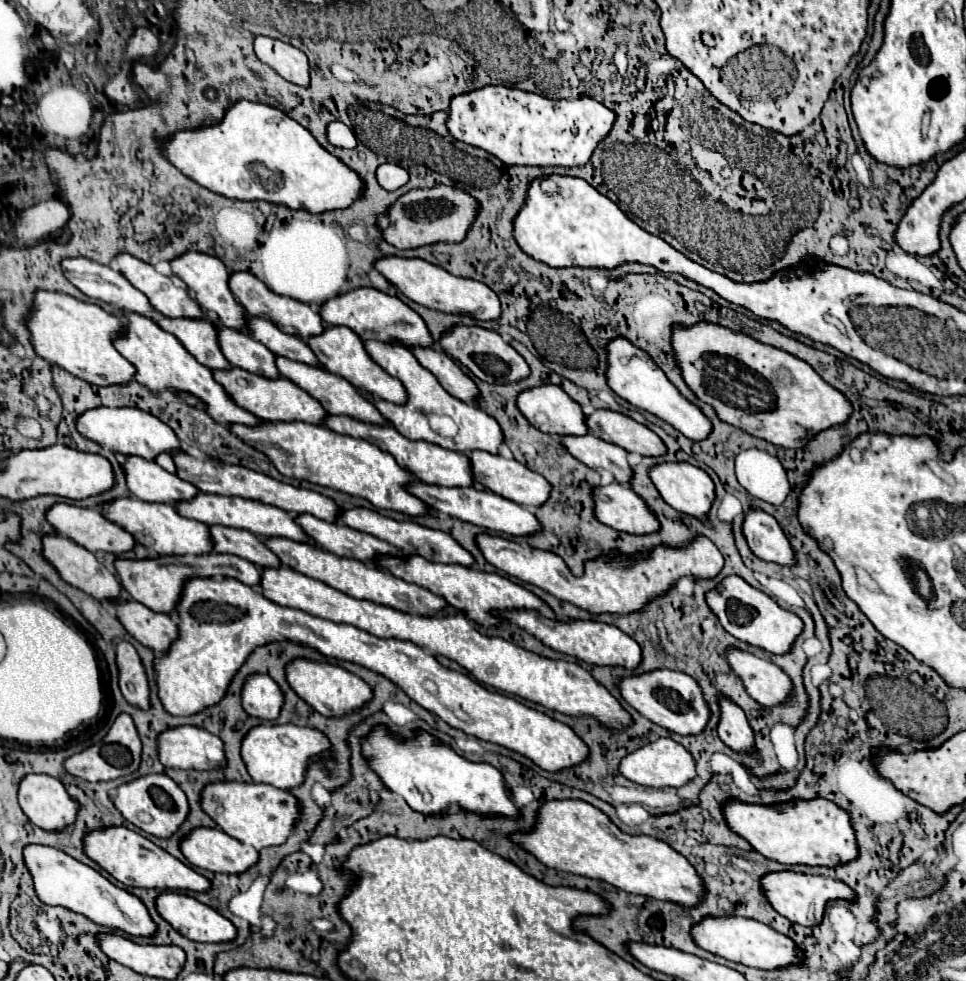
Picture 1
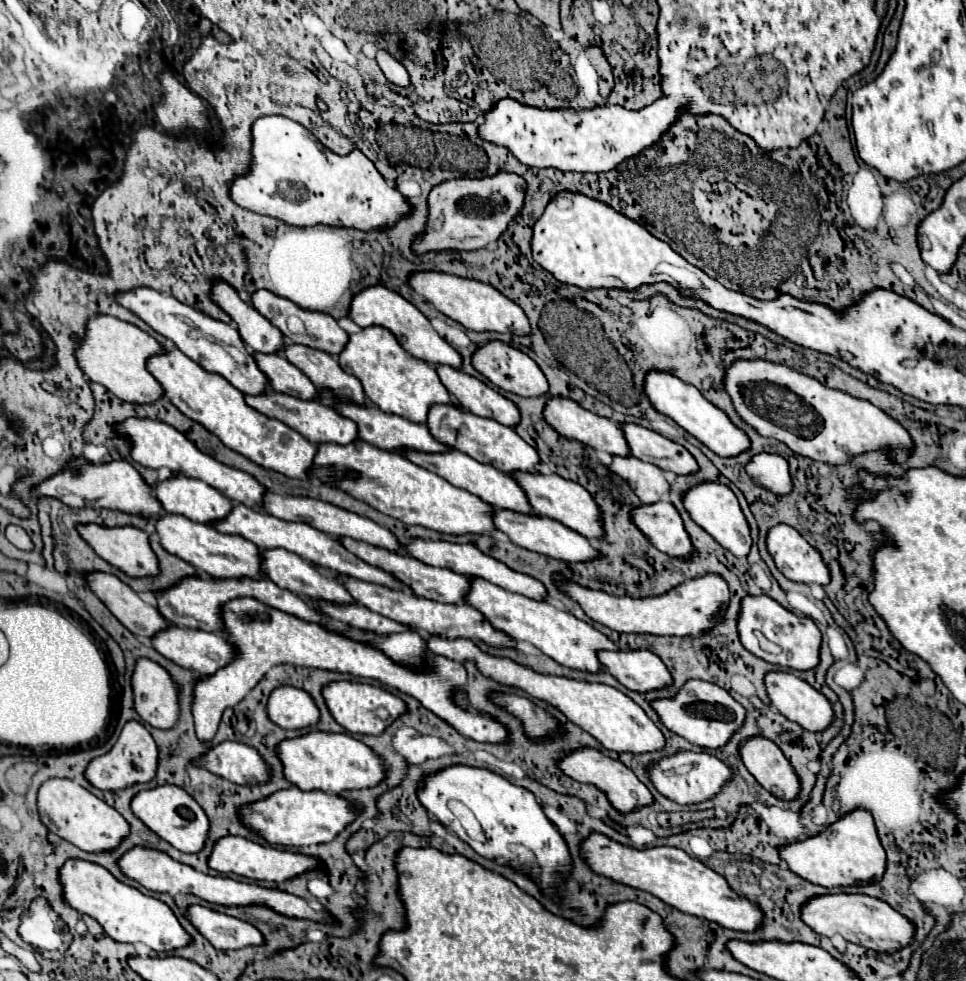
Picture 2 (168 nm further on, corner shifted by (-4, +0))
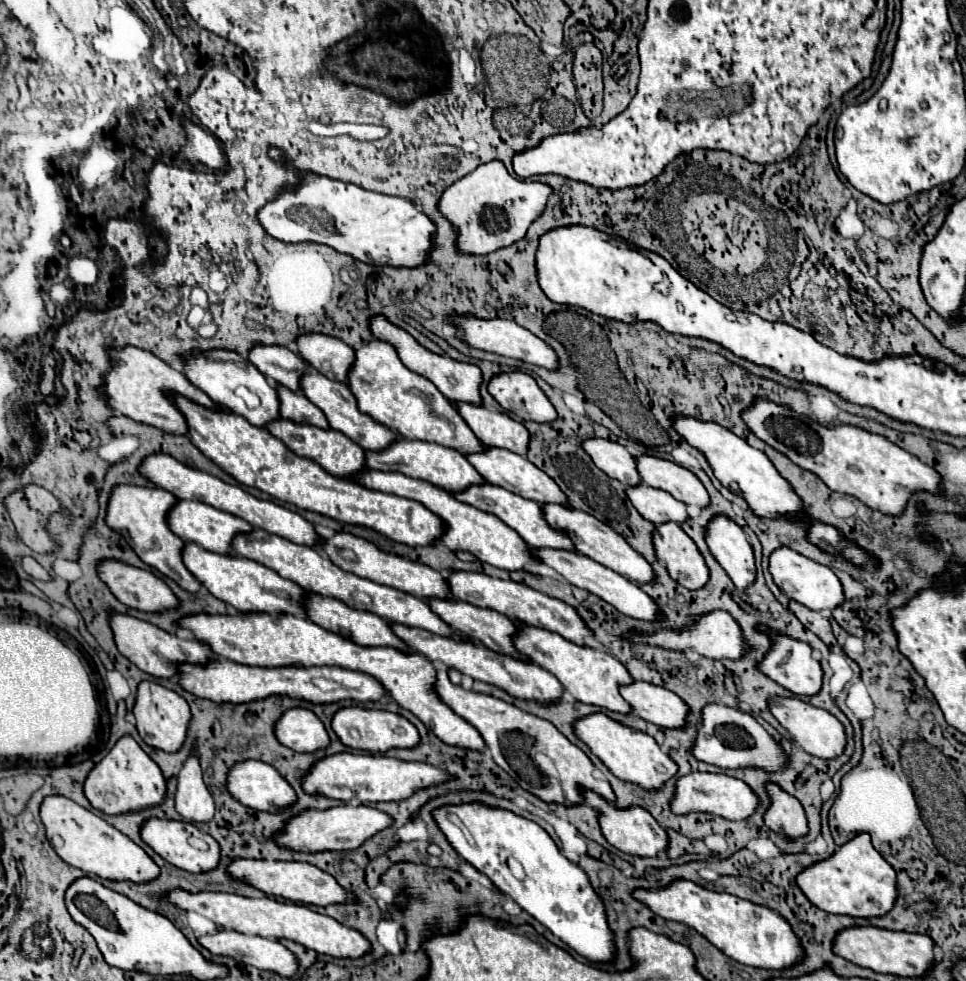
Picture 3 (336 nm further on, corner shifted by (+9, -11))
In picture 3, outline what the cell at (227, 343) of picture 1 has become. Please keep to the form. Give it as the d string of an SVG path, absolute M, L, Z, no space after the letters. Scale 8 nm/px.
M277 385L275 389L279 395L281 417L291 417L291 421L307 421L309 425L329 425L323 411L315 407L303 393L291 391L283 385Z

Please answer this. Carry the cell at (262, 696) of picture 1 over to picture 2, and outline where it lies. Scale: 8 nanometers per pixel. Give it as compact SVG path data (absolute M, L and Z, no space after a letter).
M280 686L268 698L268 716L280 728L302 730L318 724L320 710L308 692L292 686Z

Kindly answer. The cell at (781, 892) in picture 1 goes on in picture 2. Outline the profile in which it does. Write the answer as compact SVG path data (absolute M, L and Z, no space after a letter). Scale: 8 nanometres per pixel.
M830 894L830 896L816 896L802 906L802 920L818 934L834 936L840 934L852 944L860 944L874 952L900 952L902 948L914 942L916 926L912 920L896 912L884 900L870 898L864 894Z

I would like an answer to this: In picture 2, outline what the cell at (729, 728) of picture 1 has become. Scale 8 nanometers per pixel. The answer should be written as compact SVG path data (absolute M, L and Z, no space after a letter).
M750 738L740 746L740 756L750 774L780 800L796 800L800 794L798 774L782 750L766 738Z

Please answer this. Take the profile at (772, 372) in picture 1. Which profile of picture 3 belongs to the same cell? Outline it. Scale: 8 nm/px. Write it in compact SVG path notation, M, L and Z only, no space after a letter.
M755 397L753 403L741 411L741 419L753 435L789 457L801 469L815 473L831 491L853 495L885 515L901 515L907 499L917 489L939 491L939 473L883 435L849 423L827 427L765 397Z

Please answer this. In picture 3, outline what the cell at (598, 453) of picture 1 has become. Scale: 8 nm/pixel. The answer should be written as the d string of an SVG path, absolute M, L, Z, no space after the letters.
M639 483L635 487L627 487L625 493L633 503L633 507L639 511L639 515L655 525L663 521L683 523L687 519L685 505L663 489L655 489L645 483Z

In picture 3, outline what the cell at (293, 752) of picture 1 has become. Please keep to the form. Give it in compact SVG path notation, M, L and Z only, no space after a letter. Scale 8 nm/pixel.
M335 753L315 761L309 771L301 777L301 787L309 795L323 795L329 799L351 801L359 799L363 803L375 801L401 801L411 797L413 791L451 779L449 773L427 763L407 763L401 759L391 759L383 755L359 755L359 753Z

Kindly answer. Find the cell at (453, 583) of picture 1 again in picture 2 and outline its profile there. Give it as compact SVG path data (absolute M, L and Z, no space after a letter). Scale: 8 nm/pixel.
M482 578L472 580L472 590L466 596L468 604L472 604L476 610L480 610L494 628L506 632L514 640L524 640L542 650L546 656L556 660L562 666L568 666L572 670L580 672L600 672L602 664L598 660L600 650L618 650L618 644L614 644L608 636L592 628L590 624L578 620L566 610L560 610L548 602L538 602L528 596L508 592L500 586L494 586Z

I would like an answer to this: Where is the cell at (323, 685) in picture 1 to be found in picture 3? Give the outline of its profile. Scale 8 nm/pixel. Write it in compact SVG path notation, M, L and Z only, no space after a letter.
M341 707L335 711L331 719L331 727L339 741L351 749L385 753L391 747L415 747L419 743L419 733L413 723L409 723L403 715L379 711L379 709L363 709L363 707Z

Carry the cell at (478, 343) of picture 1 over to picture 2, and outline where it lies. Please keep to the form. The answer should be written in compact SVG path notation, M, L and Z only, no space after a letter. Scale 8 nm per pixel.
M502 342L484 344L480 350L474 352L472 364L494 386L498 386L498 388L502 388L506 392L512 392L512 394L518 394L518 396L524 396L524 398L542 396L542 394L548 392L548 380L546 380L544 372L540 370L540 366L530 356L526 356L524 352L520 352L516 348L510 348L508 344L502 344Z

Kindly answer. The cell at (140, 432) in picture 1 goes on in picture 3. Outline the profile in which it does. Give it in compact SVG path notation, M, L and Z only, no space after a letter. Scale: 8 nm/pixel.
M151 453L147 455L141 465L139 465L139 473L153 481L157 487L161 489L167 489L169 493L173 493L177 499L195 499L195 501L203 501L215 509L221 509L221 511L227 511L235 517L241 517L245 519L251 527L259 527L267 533L273 533L273 535L279 535L279 537L285 537L289 541L295 541L295 543L301 543L301 545L315 545L315 541L319 541L319 535L315 533L313 525L309 521L305 521L301 515L273 503L273 501L263 501L263 499L257 499L253 495L249 495L247 491L243 491L239 485L229 485L229 483L223 483L221 479L205 473L205 471L199 471L199 469L191 469L183 463L179 463L175 457L167 455L167 453Z

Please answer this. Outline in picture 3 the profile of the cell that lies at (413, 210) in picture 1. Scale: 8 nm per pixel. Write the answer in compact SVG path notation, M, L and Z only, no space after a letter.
M489 161L447 187L439 197L437 209L453 225L459 253L487 255L525 237L527 227L543 211L549 195L551 187L535 181L519 181L507 173L501 161Z

